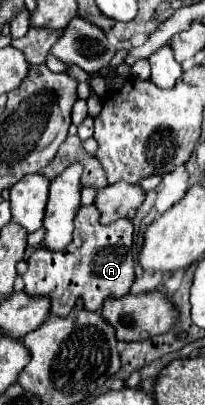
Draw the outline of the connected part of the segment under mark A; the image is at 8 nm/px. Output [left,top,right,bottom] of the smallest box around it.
[22,205,134,317]

